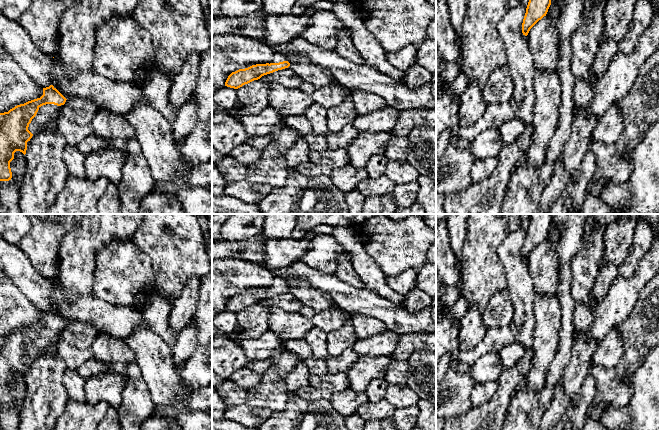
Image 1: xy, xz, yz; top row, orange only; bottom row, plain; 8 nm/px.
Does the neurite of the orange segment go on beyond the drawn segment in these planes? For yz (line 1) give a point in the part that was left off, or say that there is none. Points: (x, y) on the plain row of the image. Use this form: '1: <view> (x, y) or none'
1: none

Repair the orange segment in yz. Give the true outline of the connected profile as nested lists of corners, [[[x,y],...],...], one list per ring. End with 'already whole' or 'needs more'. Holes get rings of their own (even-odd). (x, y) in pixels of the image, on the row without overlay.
[[[531,214],[530,223],[522,247],[522,257],[527,260],[530,253],[544,240],[551,229],[553,214]]] | already whole

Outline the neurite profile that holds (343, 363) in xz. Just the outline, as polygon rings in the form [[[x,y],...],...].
[[[347,348],[340,356],[329,356],[327,361],[327,373],[348,372],[354,363],[359,359],[358,354]]]

